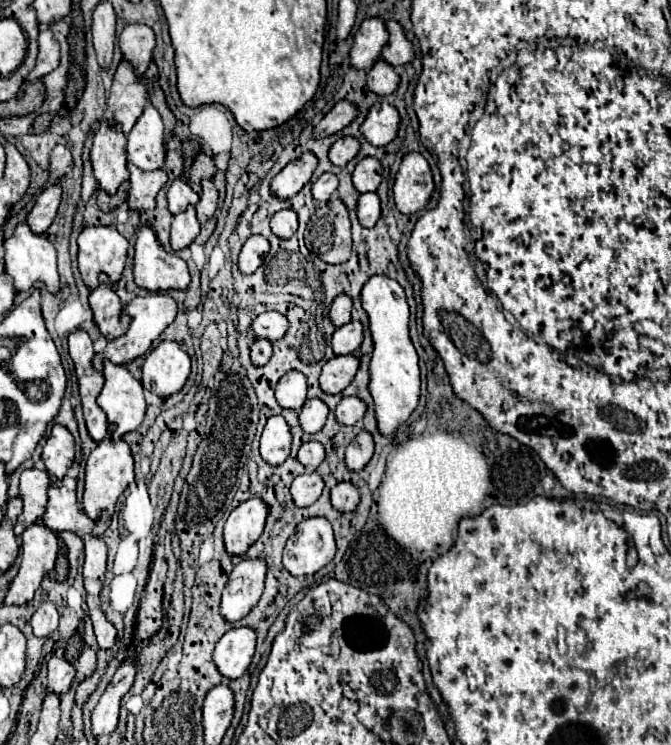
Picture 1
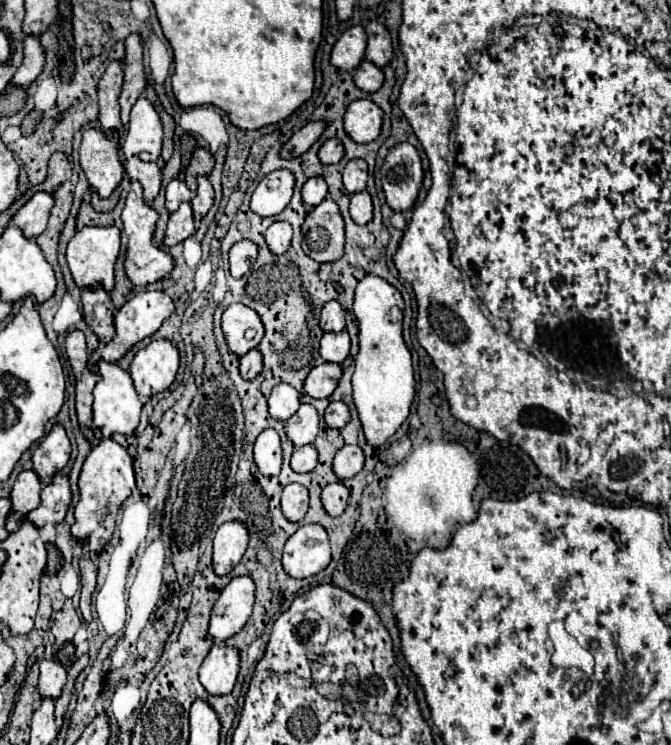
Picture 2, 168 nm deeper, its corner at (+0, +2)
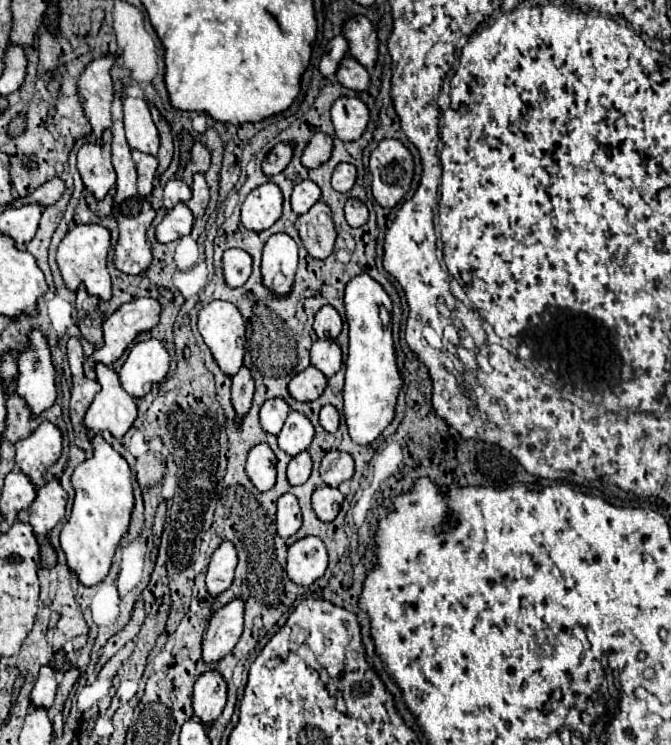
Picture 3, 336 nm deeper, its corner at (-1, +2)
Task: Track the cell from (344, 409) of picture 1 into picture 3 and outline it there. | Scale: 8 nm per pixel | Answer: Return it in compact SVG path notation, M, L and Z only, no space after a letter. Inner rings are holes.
M325 405L321 409L321 413L319 413L319 423L321 423L321 427L325 431L335 433L339 429L339 413L337 413L337 409L333 405Z

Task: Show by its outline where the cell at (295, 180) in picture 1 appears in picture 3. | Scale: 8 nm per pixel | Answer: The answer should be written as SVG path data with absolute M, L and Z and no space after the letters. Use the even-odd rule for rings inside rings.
M275 183L253 189L241 205L241 223L249 231L265 231L281 217L281 191Z

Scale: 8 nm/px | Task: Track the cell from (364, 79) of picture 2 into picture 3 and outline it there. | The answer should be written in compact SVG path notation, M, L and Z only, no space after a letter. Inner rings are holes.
M343 57L335 73L337 81L353 91L365 91L369 87L369 73L353 57Z

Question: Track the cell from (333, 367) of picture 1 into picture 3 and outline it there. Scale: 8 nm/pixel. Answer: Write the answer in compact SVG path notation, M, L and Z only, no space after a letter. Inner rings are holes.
M309 365L305 371L297 373L291 381L289 381L289 393L293 399L297 401L315 401L323 389L327 385L327 377L317 371L313 365Z

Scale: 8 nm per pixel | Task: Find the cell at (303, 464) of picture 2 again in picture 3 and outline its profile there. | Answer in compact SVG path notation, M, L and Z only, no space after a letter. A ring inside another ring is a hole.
M307 451L295 455L295 457L291 459L289 467L287 467L287 481L289 481L291 485L301 485L301 483L305 483L305 481L309 479L309 475L311 475L311 465L313 465L313 463L311 463L311 457L309 457Z

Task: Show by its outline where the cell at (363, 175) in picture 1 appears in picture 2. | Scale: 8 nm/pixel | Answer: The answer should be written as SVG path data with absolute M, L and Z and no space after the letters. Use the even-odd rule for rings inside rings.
M352 159L346 169L344 169L344 187L350 193L360 193L366 189L366 181L368 181L368 163L364 159Z

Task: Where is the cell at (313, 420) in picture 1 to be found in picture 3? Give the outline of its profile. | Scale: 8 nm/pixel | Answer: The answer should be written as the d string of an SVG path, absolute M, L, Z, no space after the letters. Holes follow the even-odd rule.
M291 411L281 433L277 435L277 445L287 455L295 457L309 447L309 443L313 441L313 433L313 425L303 413Z

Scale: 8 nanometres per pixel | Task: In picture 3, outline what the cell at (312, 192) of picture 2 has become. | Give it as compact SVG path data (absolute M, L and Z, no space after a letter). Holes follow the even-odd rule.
M301 181L293 187L291 193L291 209L297 215L303 215L305 211L309 211L321 197L321 189L313 183L313 181Z

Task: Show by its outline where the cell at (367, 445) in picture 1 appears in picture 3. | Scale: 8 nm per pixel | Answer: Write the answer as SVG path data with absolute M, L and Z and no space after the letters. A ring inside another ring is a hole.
M331 449L323 455L319 467L321 479L329 487L339 487L339 483L349 481L353 477L353 459L349 453Z

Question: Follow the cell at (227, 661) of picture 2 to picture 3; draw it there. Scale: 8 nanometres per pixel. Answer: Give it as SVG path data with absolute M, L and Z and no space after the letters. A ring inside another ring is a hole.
M205 671L193 689L193 717L205 727L219 719L227 701L227 683L215 671Z

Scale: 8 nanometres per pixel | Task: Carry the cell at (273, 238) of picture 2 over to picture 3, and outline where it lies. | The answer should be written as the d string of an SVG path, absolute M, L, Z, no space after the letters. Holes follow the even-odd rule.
M287 233L271 235L263 249L261 275L263 285L277 297L289 295L297 271L297 243Z

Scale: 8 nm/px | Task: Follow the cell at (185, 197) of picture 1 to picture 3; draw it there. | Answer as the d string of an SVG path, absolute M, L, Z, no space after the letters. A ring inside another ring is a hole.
M169 179L165 185L165 207L173 209L179 201L189 201L191 199L191 189L181 181L181 179Z

